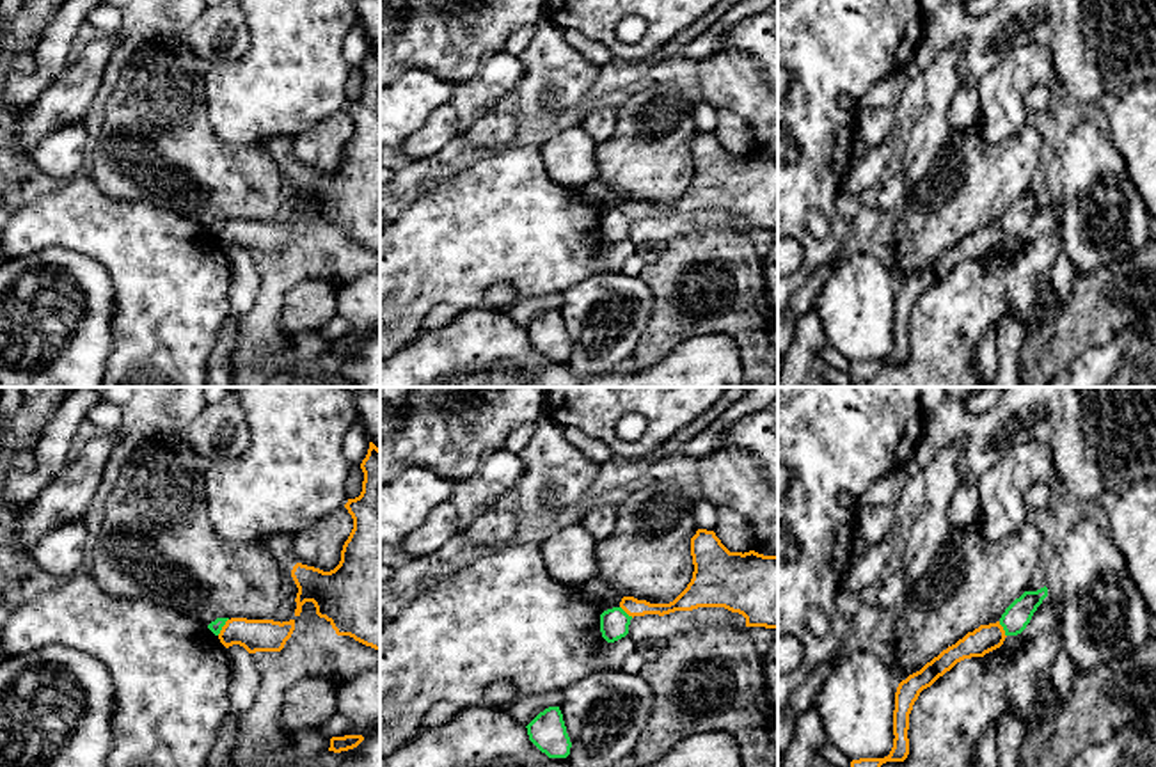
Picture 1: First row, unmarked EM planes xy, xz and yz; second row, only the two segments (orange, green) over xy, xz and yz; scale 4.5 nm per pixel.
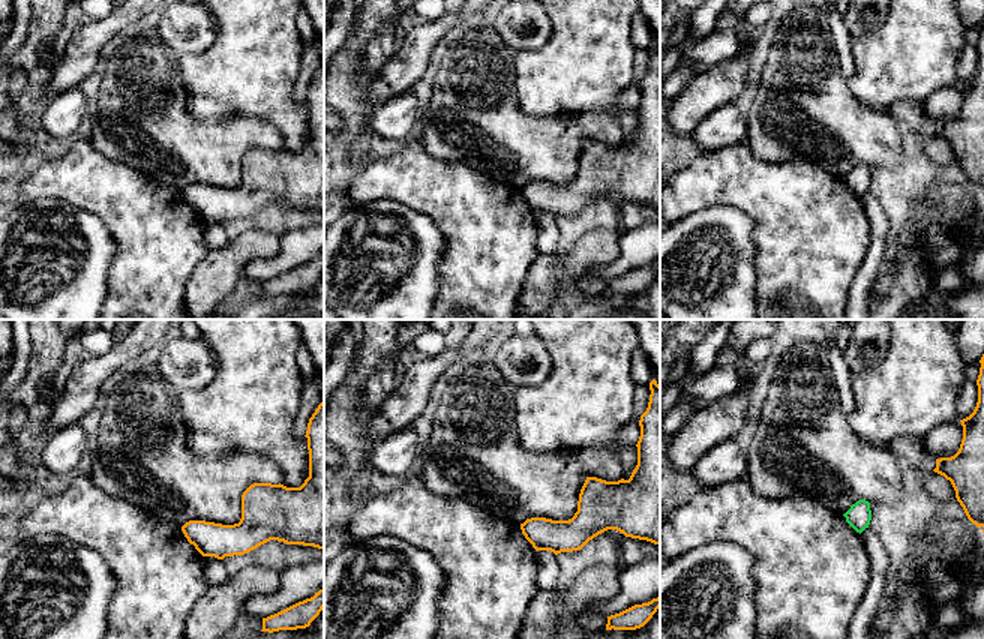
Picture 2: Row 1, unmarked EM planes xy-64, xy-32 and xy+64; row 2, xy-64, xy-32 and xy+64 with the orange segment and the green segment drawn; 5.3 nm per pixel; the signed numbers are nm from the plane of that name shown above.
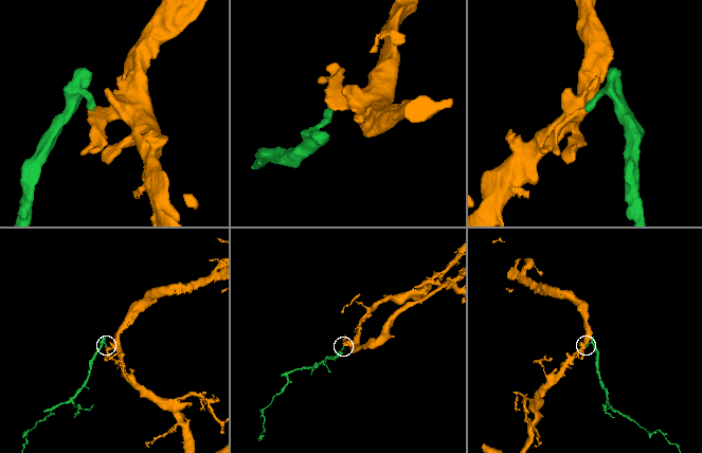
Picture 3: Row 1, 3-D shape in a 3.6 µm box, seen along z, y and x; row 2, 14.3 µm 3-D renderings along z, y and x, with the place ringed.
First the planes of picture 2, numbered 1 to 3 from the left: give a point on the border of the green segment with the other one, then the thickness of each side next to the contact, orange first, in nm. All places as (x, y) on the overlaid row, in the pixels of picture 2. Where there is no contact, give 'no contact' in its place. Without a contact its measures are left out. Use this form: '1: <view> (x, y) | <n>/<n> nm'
1: no contact
2: no contact
3: no contact

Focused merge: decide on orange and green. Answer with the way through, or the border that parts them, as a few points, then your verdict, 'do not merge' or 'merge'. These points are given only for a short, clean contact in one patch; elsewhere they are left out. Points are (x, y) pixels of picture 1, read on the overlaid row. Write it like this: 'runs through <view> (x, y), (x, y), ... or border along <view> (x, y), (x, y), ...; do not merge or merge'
border along xy (228, 618), (217, 634); do not merge

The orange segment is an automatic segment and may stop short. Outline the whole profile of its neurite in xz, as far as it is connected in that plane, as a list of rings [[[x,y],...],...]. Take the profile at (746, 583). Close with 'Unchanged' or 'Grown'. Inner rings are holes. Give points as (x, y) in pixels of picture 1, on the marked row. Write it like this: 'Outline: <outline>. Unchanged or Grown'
Outline: [[[714,531],[691,538],[693,579],[669,604],[623,597],[629,616],[669,614],[698,607],[724,607],[746,618],[746,627],[778,629],[778,556],[730,552]]]. Unchanged

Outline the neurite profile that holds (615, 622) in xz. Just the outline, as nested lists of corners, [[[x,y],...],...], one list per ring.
[[[622,607],[607,609],[600,614],[600,632],[607,643],[614,643],[629,634],[632,616]]]

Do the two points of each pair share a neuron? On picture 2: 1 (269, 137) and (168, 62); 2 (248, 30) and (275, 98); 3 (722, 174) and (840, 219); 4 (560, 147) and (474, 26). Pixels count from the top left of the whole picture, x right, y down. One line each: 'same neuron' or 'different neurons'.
1: same neuron
2: same neuron
3: same neuron
4: same neuron

